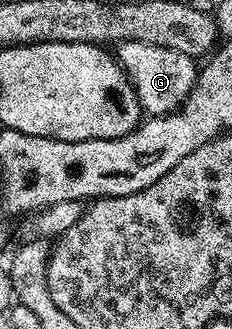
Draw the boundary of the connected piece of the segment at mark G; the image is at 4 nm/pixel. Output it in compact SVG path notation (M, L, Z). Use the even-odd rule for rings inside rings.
M122 42L115 47L114 57L132 79L141 111L152 116L172 113L188 97L196 83L197 63L190 56L170 48L158 48L154 44L141 42Z

